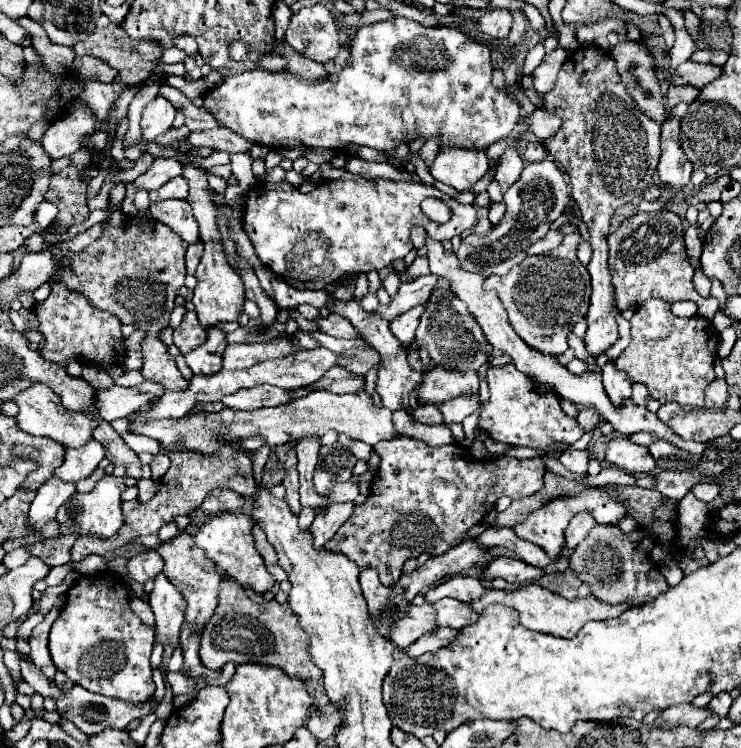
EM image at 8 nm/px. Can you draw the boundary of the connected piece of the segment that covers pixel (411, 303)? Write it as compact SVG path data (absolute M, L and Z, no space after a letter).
M436 274L422 276L414 282L402 282L398 292L390 298L390 304L380 304L378 310L374 312L374 316L392 322L394 318L408 312L410 308L414 308L418 304L424 304L434 288L446 288L448 284L450 284L448 278L440 278Z

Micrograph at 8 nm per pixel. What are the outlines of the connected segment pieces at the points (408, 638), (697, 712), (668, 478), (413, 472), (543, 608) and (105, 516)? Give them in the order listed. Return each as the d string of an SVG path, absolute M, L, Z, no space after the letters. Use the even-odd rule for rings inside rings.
M412 604L410 612L406 612L396 624L392 624L392 638L398 648L404 648L432 630L436 630L434 606L432 604L424 604L424 606Z
M678 704L672 708L666 708L658 718L656 724L662 728L670 728L674 724L682 724L682 726L690 726L696 728L700 722L704 722L708 716L712 716L712 712L708 712L708 706L704 708L696 708L692 704Z
M662 470L662 472L656 472L656 478L658 478L656 490L676 502L682 500L682 496L686 496L694 484L710 482L700 472L692 472L692 470L684 470L684 472Z
M396 436L396 440L382 440L374 446L374 450L380 454L380 466L372 480L370 496L364 504L354 508L354 514L348 518L348 522L342 524L342 528L326 544L326 548L332 552L346 554L358 566L376 568L384 586L390 586L400 578L402 564L408 558L418 558L422 552L438 556L450 550L452 546L460 544L462 534L474 524L482 522L499 498L524 498L538 492L544 486L546 464L540 456L524 460L510 456L500 456L494 460L476 460L466 448L458 444L432 448L420 440L406 436Z
M526 586L522 590L488 590L480 600L472 602L472 608L476 612L482 612L488 604L504 604L504 606L512 606L520 612L520 624L534 630L534 632L544 632L544 634L552 634L552 636L560 636L560 638L574 638L576 632L588 622L588 620L608 620L608 618L616 618L620 616L626 606L608 606L600 600L596 600L594 596L588 598L574 598L574 600L566 600L560 594L554 594L546 588L540 586Z
M106 474L102 480L98 480L98 484L94 486L94 490L86 492L86 494L74 494L68 504L64 504L58 512L58 522L60 522L60 534L70 534L72 530L76 530L78 526L78 534L92 534L92 536L100 536L100 538L108 538L114 536L120 526L124 524L124 516L122 516L122 500L120 494L126 490L124 478L114 478L112 474Z

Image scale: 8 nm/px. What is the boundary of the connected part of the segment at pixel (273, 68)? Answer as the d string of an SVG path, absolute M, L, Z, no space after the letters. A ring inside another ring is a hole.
M268 54L268 56L264 56L264 60L260 60L258 68L268 70L268 72L280 72L286 68L286 58L282 58L278 54Z

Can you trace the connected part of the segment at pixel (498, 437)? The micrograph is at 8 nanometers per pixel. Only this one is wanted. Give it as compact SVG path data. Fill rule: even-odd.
M512 362L506 366L490 368L486 380L491 388L490 398L480 406L478 426L494 441L548 450L550 442L558 440L574 444L584 434L582 426L578 426L574 418L568 418L564 414L560 406L560 396L556 392L538 392L536 382L530 376L518 372Z

